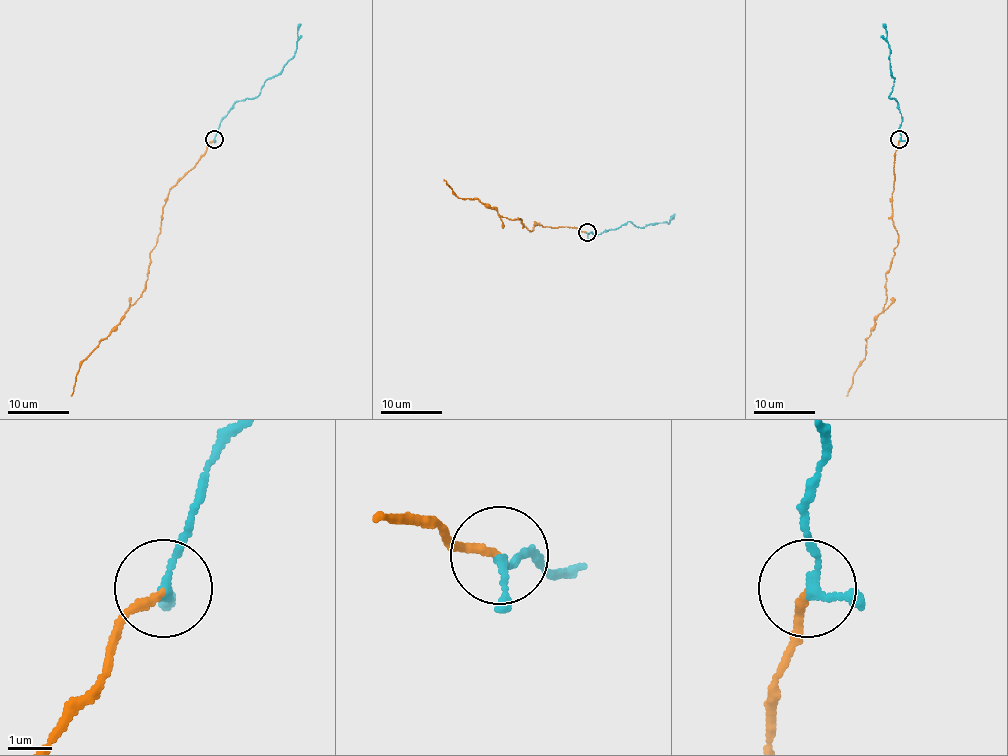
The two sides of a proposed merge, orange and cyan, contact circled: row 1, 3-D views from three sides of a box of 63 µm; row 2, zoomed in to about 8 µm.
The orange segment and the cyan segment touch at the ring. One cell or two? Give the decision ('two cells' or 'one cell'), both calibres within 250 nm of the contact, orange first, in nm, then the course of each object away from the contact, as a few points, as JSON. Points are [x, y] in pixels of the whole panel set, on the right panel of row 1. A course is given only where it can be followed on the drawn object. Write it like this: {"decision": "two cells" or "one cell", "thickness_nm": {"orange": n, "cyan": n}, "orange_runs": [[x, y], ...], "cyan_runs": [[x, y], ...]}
{"decision": "one cell", "thickness_nm": {"orange": 180, "cyan": 160}, "orange_runs": [[899, 139], [891, 194], [897, 243], [885, 275], [887, 301], [865, 339], [865, 357], [846, 395]], "cyan_runs": [[899, 139], [902, 119], [896, 101], [888, 96], [894, 80], [882, 23]]}

